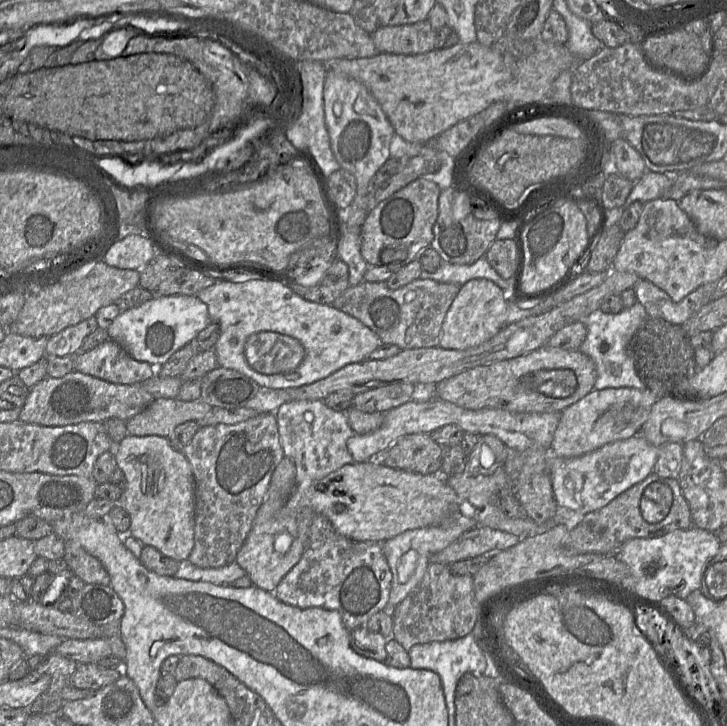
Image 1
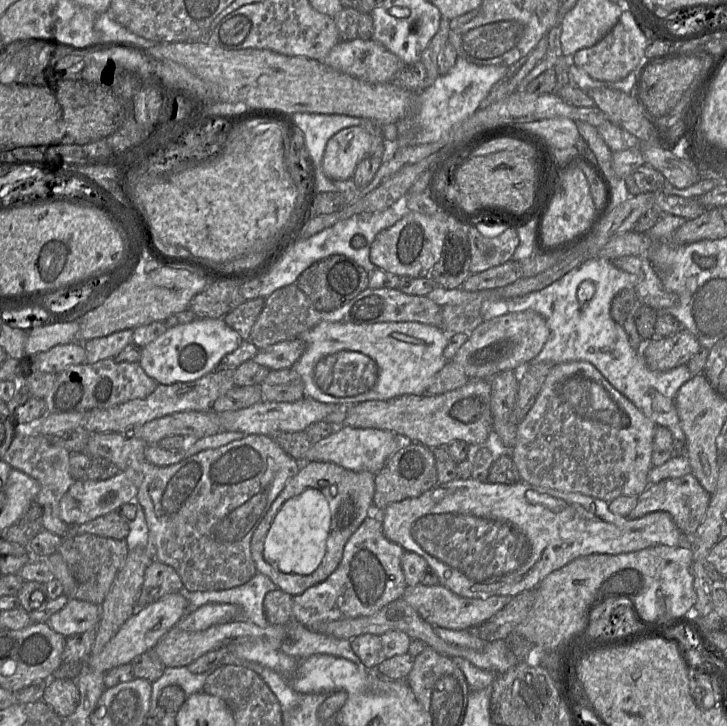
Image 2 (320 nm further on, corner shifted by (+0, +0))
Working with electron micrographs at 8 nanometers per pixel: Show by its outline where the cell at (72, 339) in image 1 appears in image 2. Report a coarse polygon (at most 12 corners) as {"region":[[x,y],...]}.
{"region":[[133,329],[83,343],[87,364],[113,359],[133,343]]}

